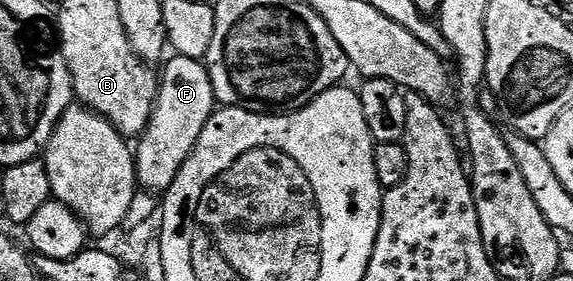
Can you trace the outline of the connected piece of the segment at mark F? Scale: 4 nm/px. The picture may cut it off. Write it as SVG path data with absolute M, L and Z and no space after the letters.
M173 56L164 66L165 71L159 74L157 96L153 99L153 115L135 142L137 185L142 191L154 196L164 195L171 188L175 176L179 176L183 164L197 147L207 120L211 120L219 106L204 61Z

